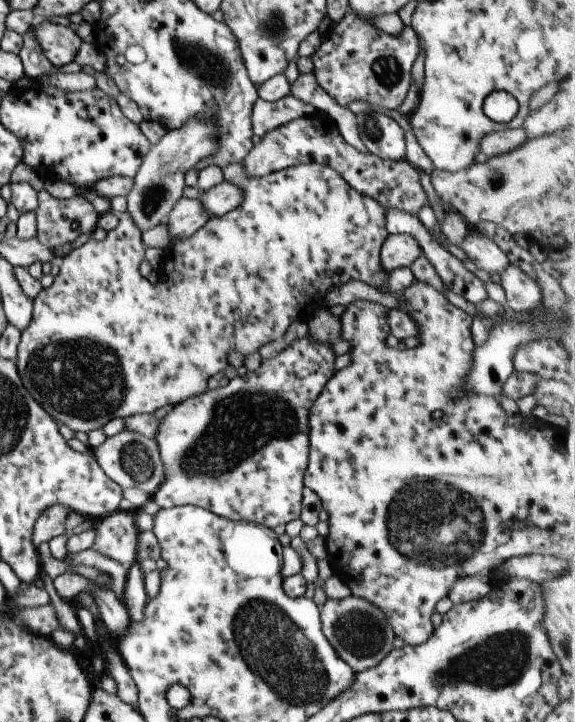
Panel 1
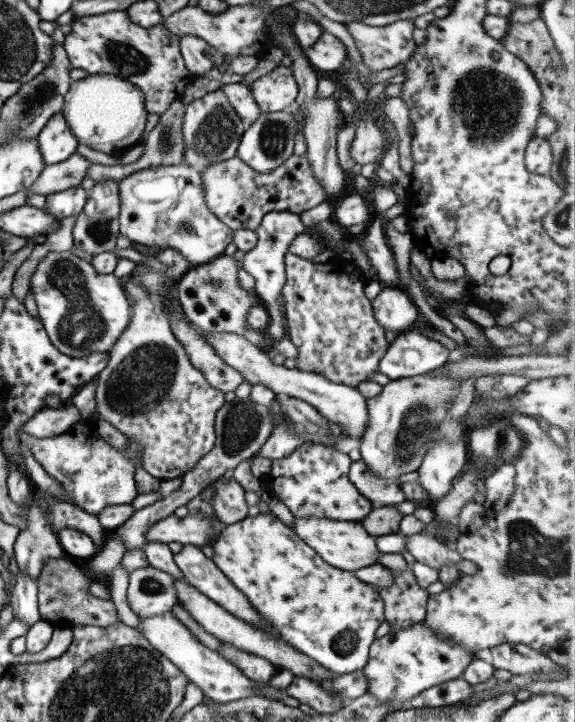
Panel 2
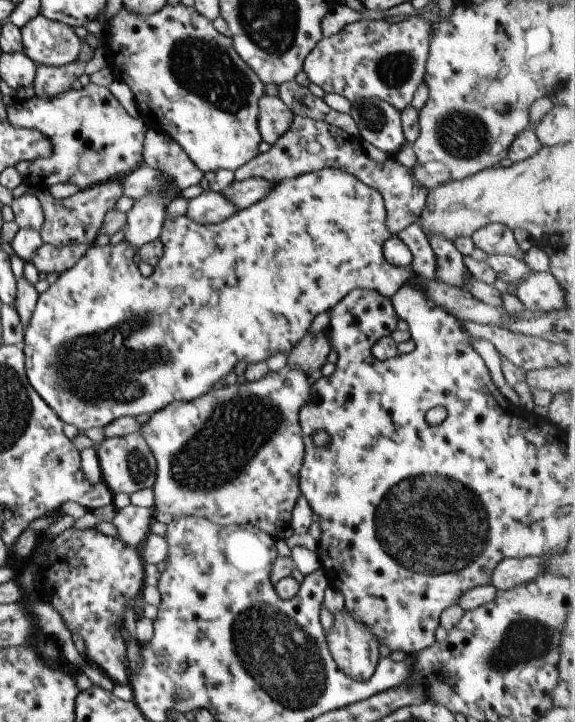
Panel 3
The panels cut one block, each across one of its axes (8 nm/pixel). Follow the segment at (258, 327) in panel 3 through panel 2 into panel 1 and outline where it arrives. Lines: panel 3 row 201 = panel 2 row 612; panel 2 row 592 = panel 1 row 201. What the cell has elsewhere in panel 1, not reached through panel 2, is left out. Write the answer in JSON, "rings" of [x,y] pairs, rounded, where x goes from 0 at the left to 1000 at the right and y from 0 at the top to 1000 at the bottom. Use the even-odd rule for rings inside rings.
{"rings":[[[402,226],[388,231],[390,249],[414,258],[424,269],[419,283],[412,288],[367,301],[360,307],[341,319],[332,327],[320,331],[294,334],[287,346],[296,353],[283,363],[275,389],[263,393],[252,384],[240,378],[240,367],[245,366],[249,335],[242,319],[233,313],[231,305],[219,292],[203,296],[203,313],[184,320],[184,328],[177,334],[167,334],[155,328],[148,338],[137,343],[123,345],[106,356],[106,367],[99,381],[85,398],[73,399],[56,416],[57,427],[50,449],[35,460],[35,472],[28,485],[28,511],[37,532],[57,550],[57,554],[82,573],[97,582],[101,587],[113,587],[129,598],[158,598],[176,594],[181,587],[197,579],[223,579],[237,573],[266,572],[273,565],[301,562],[317,554],[343,548],[360,540],[360,526],[379,522],[395,507],[395,489],[403,485],[417,485],[419,489],[437,490],[450,485],[450,481],[475,475],[494,465],[499,452],[510,443],[534,442],[551,429],[567,425],[569,407],[579,396],[600,393],[607,388],[624,388],[663,404],[675,380],[666,374],[661,364],[661,341],[675,324],[670,316],[671,291],[650,274],[631,271],[626,266],[610,260],[586,238],[577,233],[555,226],[523,226],[499,231],[456,245],[431,245],[421,226]],[[562,417],[557,427],[539,429],[537,418]]]}

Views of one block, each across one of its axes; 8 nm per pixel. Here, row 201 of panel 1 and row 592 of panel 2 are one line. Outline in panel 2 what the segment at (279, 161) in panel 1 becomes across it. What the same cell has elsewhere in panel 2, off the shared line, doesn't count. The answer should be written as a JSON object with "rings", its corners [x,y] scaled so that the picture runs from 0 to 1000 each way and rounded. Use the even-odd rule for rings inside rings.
{"rings":[[[711,784],[704,789],[680,789],[683,807],[677,813],[649,810],[666,834],[668,860],[680,873],[696,873],[737,859],[746,823],[725,810],[715,792]]]}

